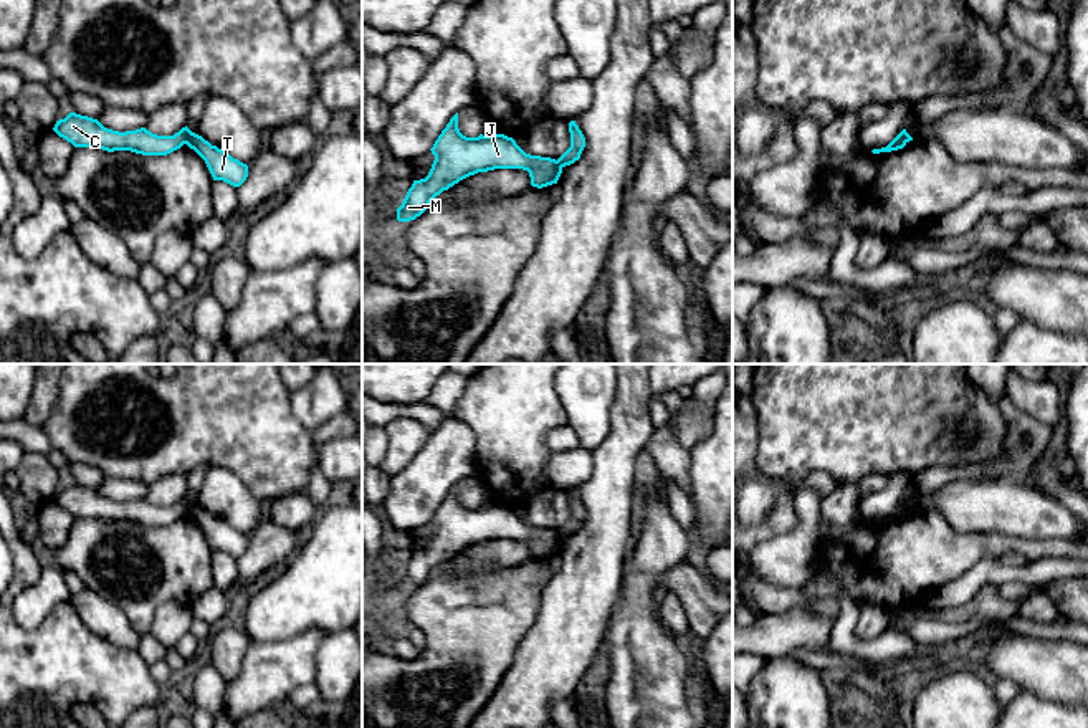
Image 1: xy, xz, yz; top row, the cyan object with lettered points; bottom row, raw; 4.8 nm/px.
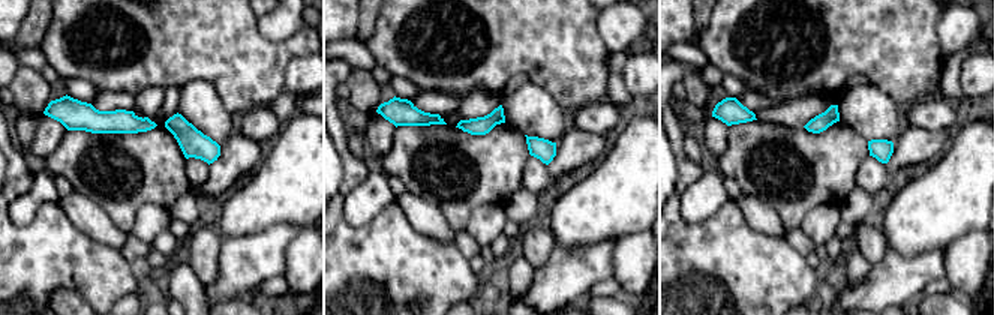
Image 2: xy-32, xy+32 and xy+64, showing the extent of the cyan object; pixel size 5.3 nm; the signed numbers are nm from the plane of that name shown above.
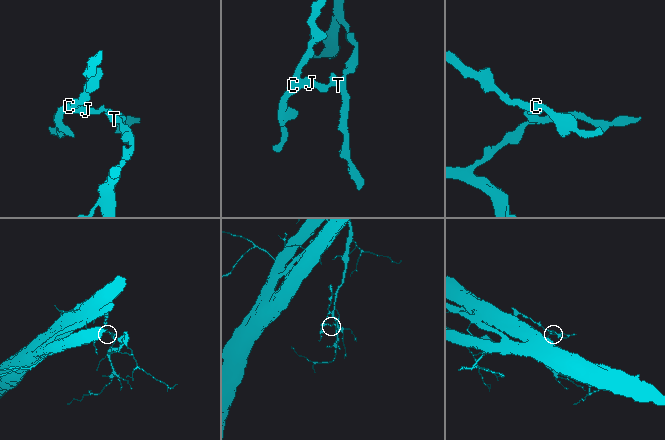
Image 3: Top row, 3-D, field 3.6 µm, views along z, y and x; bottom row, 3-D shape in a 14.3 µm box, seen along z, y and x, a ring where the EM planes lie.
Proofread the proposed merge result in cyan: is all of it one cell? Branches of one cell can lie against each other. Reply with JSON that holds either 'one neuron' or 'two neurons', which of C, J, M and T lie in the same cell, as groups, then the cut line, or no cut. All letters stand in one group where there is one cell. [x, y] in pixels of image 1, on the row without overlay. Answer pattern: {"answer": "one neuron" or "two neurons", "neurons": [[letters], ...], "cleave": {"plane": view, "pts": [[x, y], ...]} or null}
{"answer": "two neurons", "neurons": [["C", "J", "M"], ["T"]], "cleave": {"plane": "xy", "pts": [[192, 503], [186, 513]]}}

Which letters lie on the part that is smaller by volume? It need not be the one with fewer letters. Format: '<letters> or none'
C, J, M

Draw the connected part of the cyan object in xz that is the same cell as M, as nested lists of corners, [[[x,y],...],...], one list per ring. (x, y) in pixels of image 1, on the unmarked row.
[[[458,483],[430,521],[435,526],[432,539],[425,549],[413,551],[397,579],[398,592],[415,591],[437,566],[478,543],[523,539],[529,543],[531,556],[537,559],[557,554],[562,544],[559,531],[526,524],[513,508],[504,505],[463,506],[458,500]]]

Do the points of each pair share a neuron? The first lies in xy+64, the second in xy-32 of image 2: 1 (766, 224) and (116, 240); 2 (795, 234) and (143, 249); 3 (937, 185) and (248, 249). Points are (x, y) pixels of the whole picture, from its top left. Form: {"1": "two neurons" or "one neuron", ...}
{"1": "one neuron", "2": "one neuron", "3": "two neurons"}

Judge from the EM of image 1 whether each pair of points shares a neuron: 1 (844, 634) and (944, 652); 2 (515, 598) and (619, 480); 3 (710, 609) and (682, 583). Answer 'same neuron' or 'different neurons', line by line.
1: same neuron
2: different neurons
3: same neuron

